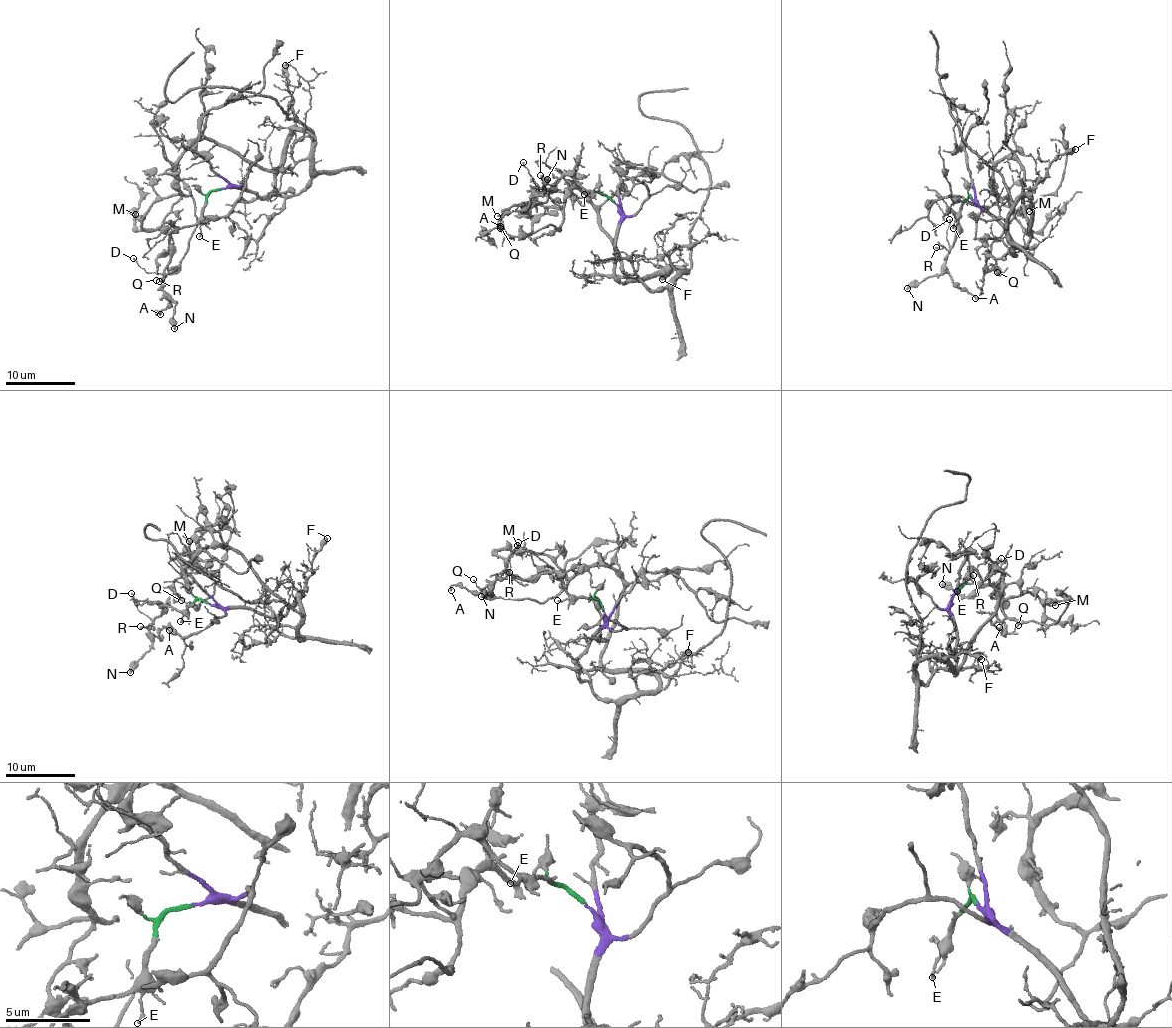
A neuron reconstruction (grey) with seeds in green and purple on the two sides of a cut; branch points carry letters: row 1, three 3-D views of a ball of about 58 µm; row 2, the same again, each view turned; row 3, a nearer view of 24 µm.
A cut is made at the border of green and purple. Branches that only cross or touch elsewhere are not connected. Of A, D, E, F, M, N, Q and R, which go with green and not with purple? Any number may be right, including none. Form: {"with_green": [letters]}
{"with_green": ["A", "D", "E", "N", "R"]}

